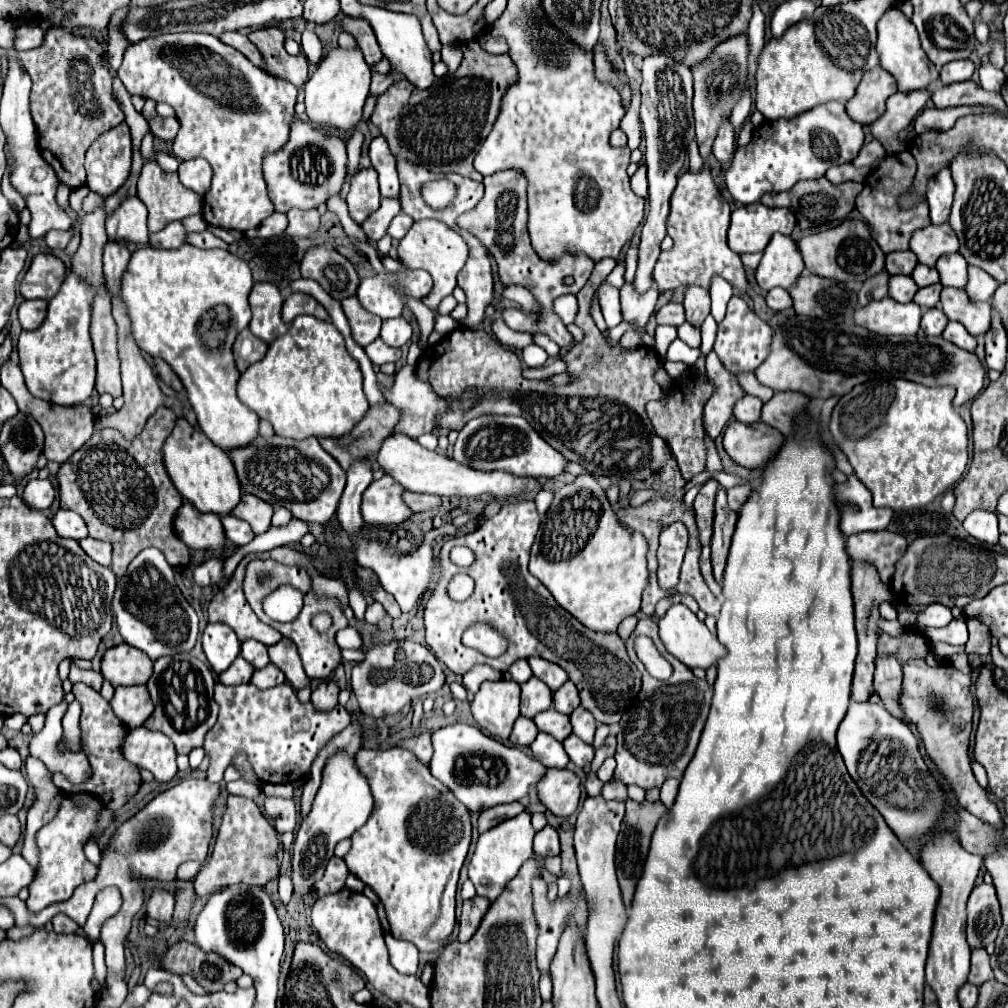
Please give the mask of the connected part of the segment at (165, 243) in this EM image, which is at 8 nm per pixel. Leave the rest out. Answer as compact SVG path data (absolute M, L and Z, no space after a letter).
M175 220L167 228L163 228L157 234L151 234L151 246L153 248L181 248L187 244L187 230L183 222Z

